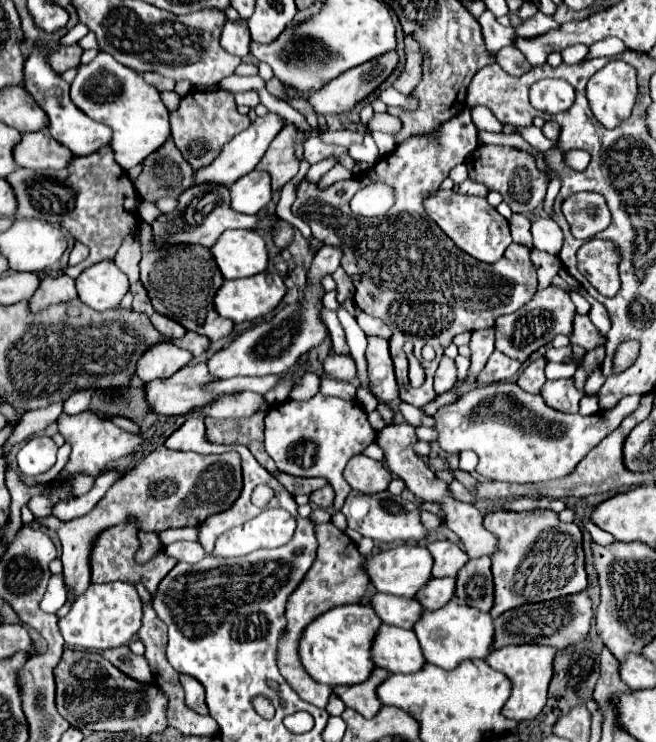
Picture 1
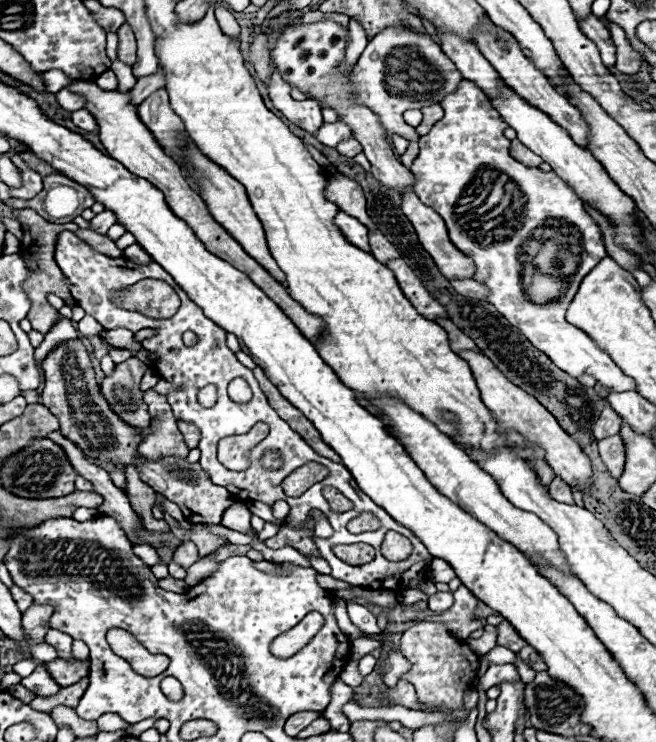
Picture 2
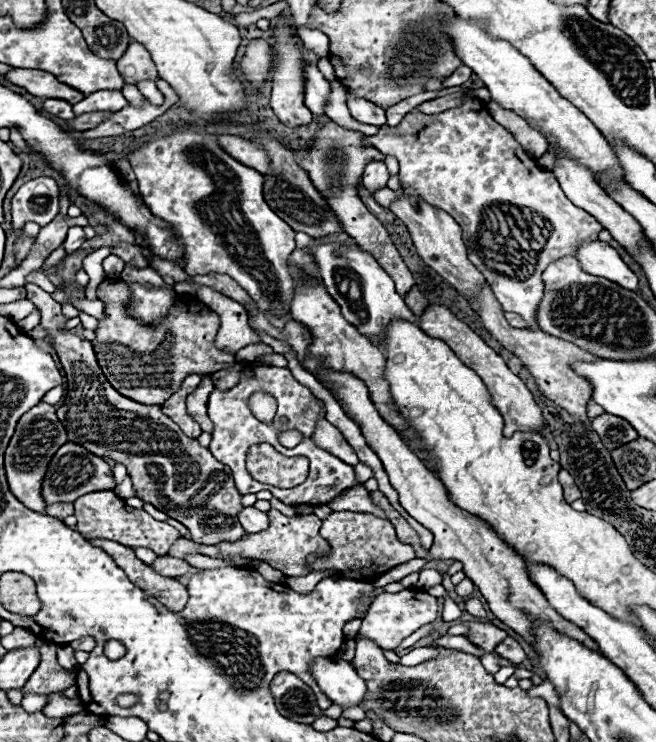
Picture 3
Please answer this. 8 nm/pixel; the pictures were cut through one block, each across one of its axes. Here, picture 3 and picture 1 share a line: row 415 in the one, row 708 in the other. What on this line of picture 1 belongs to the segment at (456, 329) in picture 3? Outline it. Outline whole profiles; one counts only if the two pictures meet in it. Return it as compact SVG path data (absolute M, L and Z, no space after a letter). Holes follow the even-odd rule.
M524 644L524 646L506 646L500 650L494 650L486 658L486 664L490 664L494 670L502 672L512 682L510 698L502 708L502 714L506 718L522 722L522 720L534 720L542 712L544 702L546 702L546 694L548 694L548 682L552 678L554 654L556 654L556 648Z

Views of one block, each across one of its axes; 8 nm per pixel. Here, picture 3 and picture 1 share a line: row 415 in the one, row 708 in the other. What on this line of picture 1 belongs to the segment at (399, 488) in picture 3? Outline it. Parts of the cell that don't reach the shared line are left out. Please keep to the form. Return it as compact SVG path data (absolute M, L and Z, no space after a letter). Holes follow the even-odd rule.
M376 668L376 670L372 670L372 674L366 682L360 682L356 686L334 686L332 692L346 704L346 708L356 710L364 718L372 718L382 706L376 696L376 686L388 676L390 674L386 670Z

